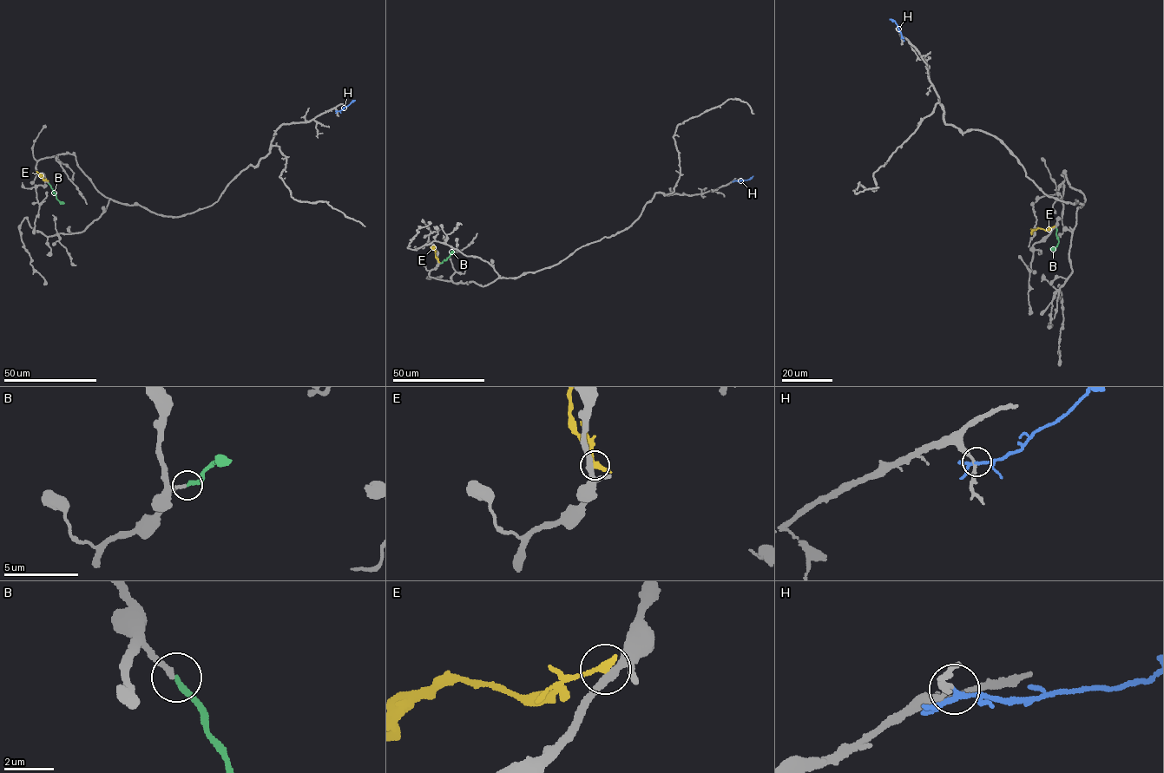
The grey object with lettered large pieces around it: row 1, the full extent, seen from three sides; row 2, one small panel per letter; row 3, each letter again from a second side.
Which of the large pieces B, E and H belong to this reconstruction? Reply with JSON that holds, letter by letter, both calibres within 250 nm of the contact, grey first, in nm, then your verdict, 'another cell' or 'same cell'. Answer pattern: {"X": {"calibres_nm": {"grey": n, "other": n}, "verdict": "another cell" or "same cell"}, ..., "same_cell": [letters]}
{"B": {"calibres_nm": {"grey": 220, "other": 240}, "verdict": "same cell"}, "E": {"calibres_nm": {"grey": 300, "other": 360}, "verdict": "another cell"}, "H": {"calibres_nm": {"grey": 190, "other": 140}, "verdict": "another cell"}, "same_cell": ["B"]}

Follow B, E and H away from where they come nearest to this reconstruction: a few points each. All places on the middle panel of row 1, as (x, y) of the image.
B: (440, 263), (454, 252)
E: (438, 262), (435, 251), (430, 246)
H: (734, 180), (750, 179), (752, 176)

